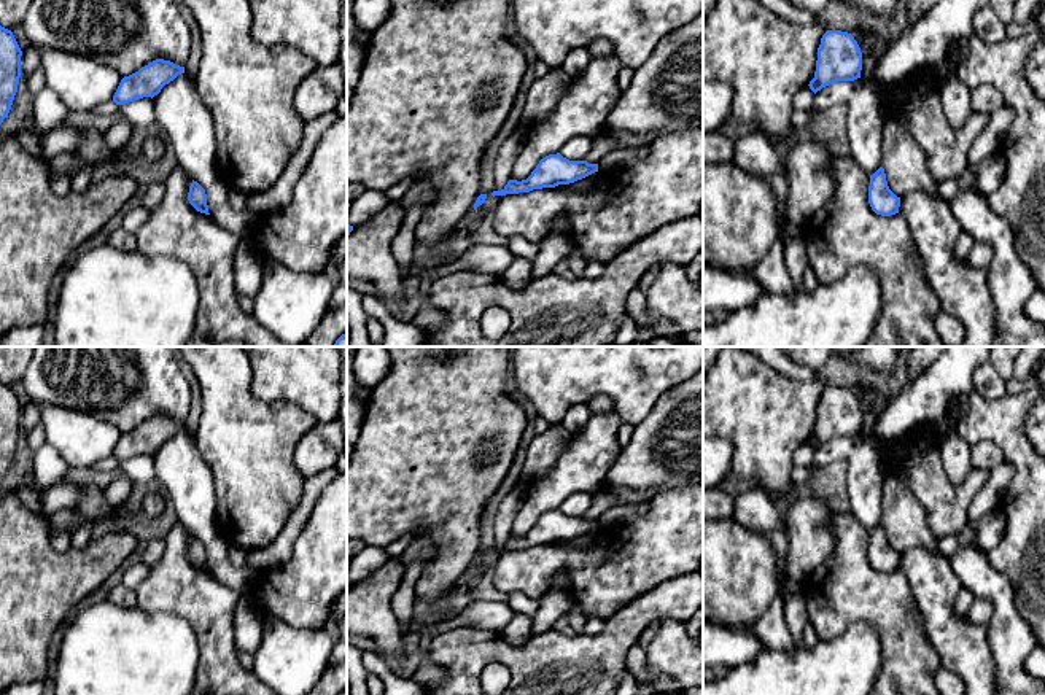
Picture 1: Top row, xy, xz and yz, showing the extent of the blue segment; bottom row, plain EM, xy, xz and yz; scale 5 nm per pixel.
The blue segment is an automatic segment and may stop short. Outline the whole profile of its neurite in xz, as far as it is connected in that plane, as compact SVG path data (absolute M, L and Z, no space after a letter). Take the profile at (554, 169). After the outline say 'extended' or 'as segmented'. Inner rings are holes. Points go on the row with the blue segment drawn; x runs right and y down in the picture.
M560 153L549 154L539 161L526 180L509 180L501 191L493 191L491 196L519 194L530 192L533 189L569 184L595 172L598 172L598 164L589 164L587 161L569 161Z; as segmented

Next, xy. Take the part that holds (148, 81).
M156 59L138 72L124 76L113 95L113 102L124 105L143 97L153 99L181 73L185 73L185 67L175 65L170 60Z; as segmented

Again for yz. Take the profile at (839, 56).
M827 30L818 48L814 78L808 86L816 94L837 81L860 78L860 70L862 52L854 37L841 30Z; as segmented

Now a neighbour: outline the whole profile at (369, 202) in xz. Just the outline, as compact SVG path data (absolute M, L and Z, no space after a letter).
M364 189L364 192L350 202L347 224L356 226L388 205L383 191Z

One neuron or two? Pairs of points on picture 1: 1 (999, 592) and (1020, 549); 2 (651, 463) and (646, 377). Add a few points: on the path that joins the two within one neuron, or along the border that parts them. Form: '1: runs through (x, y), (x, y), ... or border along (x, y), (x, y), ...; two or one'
1: border along (985, 554), (1007, 579), (1013, 605), (1020, 611); two
2: border along (673, 385), (633, 427); two

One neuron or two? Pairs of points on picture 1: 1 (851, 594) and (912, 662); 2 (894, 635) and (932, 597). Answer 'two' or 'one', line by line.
1: one
2: two

